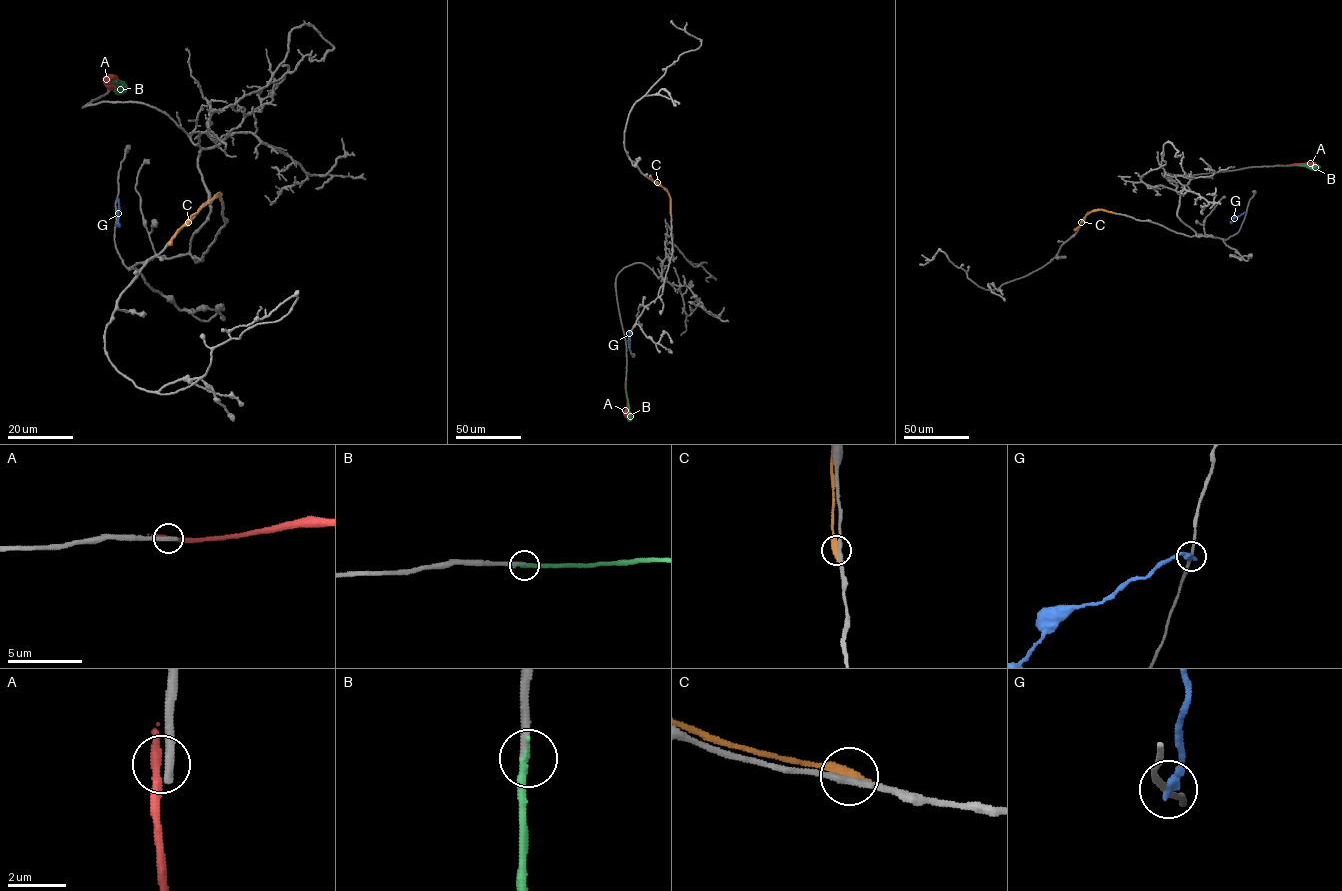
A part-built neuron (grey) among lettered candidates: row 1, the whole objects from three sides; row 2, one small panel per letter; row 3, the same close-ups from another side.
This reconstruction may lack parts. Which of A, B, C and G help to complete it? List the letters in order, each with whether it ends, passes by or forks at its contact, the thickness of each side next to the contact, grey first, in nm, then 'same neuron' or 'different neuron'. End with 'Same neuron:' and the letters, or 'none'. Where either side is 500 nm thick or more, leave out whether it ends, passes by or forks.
A: it passes by | 400/300 nm | different neuron
B: it ends | 320/280 nm | same neuron
C: it ends | 240/460 nm | different neuron
G: it ends | 190/360 nm | different neuron
Same neuron: B

